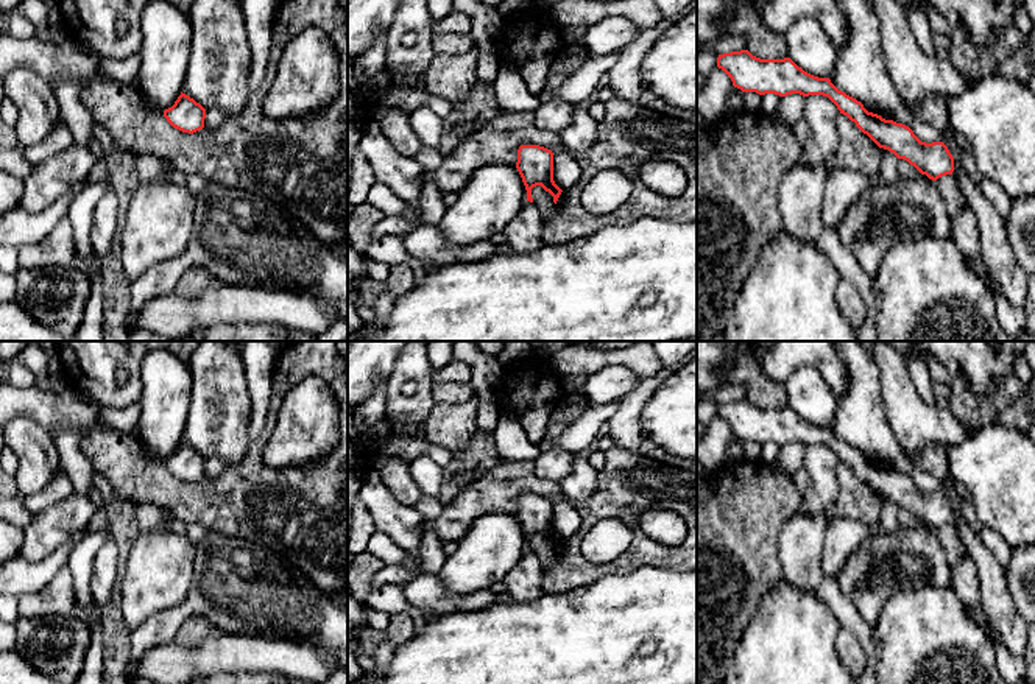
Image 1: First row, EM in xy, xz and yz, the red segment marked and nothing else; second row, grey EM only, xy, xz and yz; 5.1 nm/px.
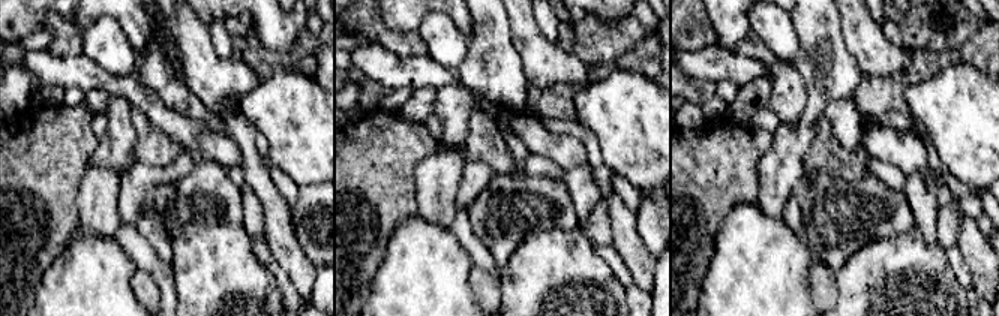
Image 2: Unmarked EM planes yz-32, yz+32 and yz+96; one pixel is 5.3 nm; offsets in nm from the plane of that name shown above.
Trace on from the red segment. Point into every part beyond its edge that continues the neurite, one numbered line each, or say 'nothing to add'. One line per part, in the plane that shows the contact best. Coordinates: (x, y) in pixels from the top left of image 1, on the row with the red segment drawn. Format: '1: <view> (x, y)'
nothing to add

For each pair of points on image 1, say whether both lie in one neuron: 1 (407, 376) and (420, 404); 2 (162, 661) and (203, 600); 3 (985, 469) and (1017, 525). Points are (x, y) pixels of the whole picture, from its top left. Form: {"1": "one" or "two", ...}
{"1": "one", "2": "two", "3": "one"}

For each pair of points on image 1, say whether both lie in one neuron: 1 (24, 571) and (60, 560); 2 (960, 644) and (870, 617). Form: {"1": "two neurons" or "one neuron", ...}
{"1": "one neuron", "2": "two neurons"}

